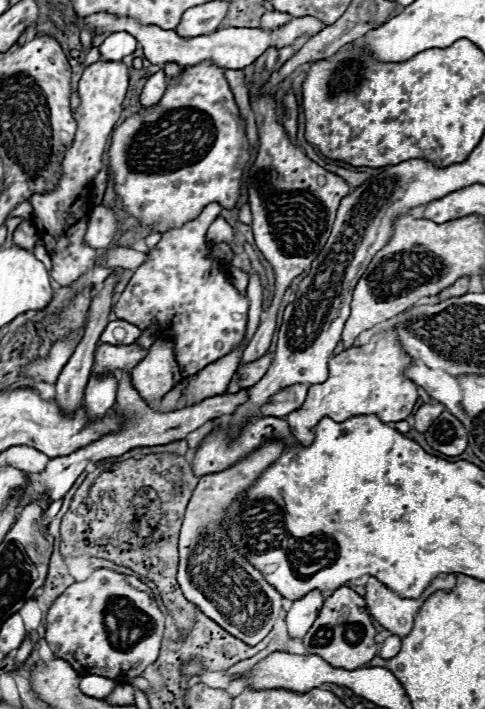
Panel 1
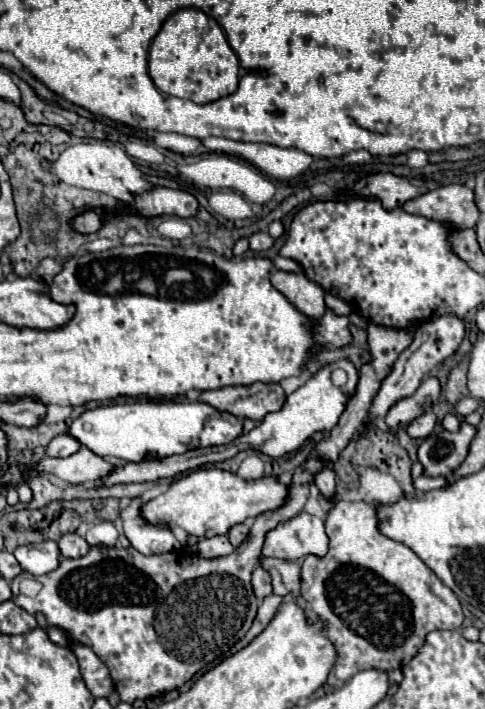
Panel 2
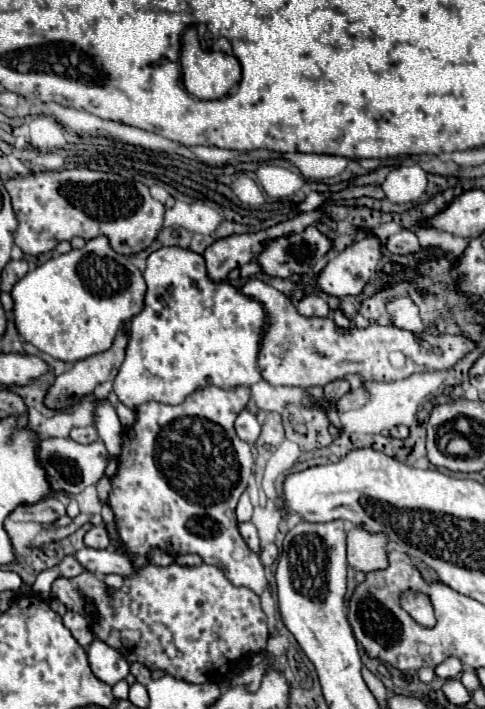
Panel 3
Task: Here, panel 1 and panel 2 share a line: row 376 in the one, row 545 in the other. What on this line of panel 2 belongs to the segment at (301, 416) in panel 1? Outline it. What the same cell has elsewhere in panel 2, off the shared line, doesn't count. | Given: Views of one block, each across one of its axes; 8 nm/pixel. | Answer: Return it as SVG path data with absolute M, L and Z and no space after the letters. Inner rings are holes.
M336 500L326 516L326 534L330 538L324 556L308 554L300 568L300 594L304 602L326 624L326 634L338 650L334 674L346 682L356 672L376 668L394 670L402 668L416 656L424 636L432 630L458 630L462 628L464 614L454 592L402 542L390 540L378 530L376 506L368 502Z

